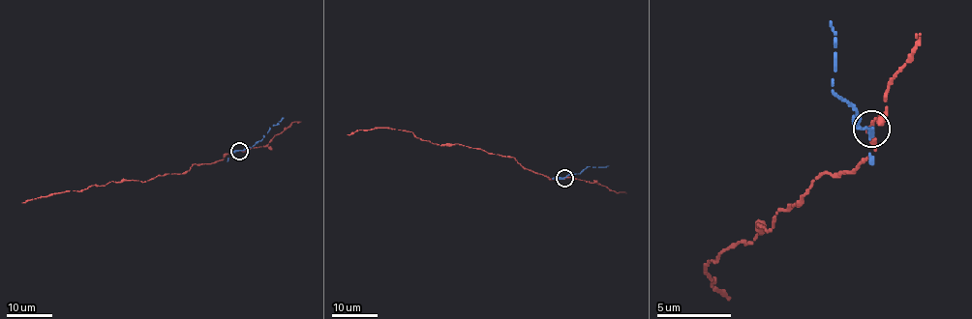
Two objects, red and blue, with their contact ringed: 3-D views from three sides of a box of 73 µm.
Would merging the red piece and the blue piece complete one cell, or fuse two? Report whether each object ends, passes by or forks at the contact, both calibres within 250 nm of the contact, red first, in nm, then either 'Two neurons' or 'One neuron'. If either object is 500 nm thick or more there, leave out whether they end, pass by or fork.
At the ring red ends. At the ring blue passes by. Thickness 280 nm (red) against 260 nm. Two neurons

